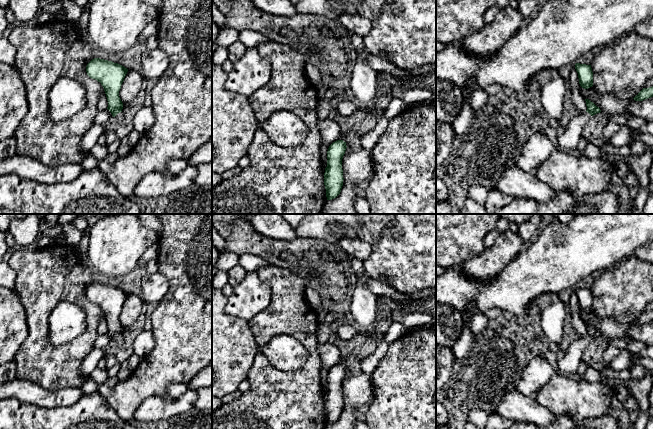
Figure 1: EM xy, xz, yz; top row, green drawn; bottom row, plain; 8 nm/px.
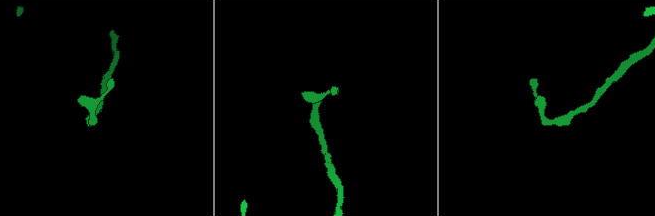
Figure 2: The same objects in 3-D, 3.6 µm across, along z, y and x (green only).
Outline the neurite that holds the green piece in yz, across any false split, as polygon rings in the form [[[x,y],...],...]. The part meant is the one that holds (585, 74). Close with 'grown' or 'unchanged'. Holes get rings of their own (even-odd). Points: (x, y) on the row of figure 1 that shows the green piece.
[[[575,64],[575,69],[578,73],[579,84],[582,88],[588,89],[593,86],[593,72],[591,65]]]; unchanged

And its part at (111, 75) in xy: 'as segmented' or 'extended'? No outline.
extended

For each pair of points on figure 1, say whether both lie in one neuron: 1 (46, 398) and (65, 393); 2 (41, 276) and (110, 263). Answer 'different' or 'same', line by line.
1: same
2: different

